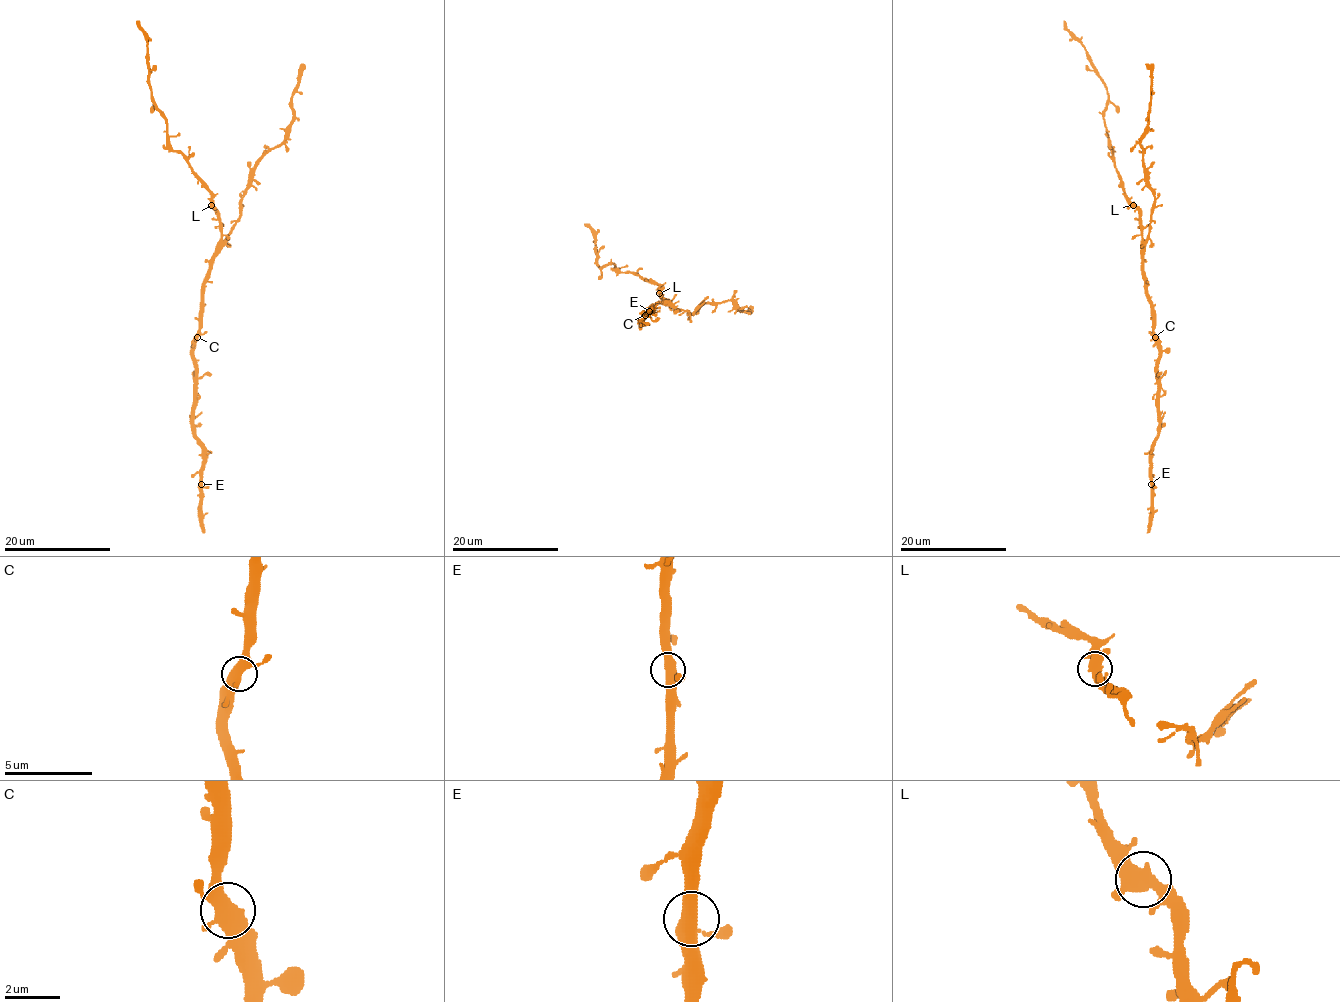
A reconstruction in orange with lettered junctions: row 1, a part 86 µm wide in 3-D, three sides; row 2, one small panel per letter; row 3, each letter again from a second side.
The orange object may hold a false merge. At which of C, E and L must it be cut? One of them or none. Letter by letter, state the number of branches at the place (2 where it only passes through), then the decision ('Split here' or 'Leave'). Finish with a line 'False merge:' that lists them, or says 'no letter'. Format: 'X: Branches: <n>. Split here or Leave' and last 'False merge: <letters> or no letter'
C: Branches: 3. Leave
E: Branches: 3. Leave
L: Branches: 3. Leave
False merge: no letter

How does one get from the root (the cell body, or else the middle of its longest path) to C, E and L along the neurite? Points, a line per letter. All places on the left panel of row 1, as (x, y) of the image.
C: (213, 253), (197, 337)
E: (213, 253), (204, 291), (200, 335), (193, 351), (193, 435), (202, 450), (201, 484)
L: (213, 253), (221, 237), (221, 221), (220, 213), (212, 205)

